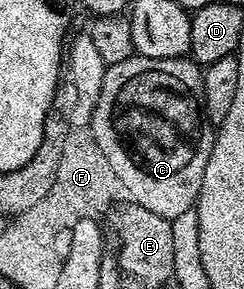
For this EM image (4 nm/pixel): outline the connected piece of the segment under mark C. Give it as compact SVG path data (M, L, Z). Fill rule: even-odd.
M130 54L127 60L118 60L107 67L102 85L100 86L100 102L96 102L94 117L90 119L88 129L94 135L96 145L104 152L110 165L116 170L117 177L123 183L125 195L133 203L144 206L144 210L152 210L152 214L160 214L165 220L175 220L180 214L191 211L197 205L200 194L200 182L204 178L204 166L208 166L208 158L212 154L212 146L216 135L215 129L204 119L202 95L204 94L204 82L202 81L203 69L195 64L193 59L177 56L176 58L148 58Z

